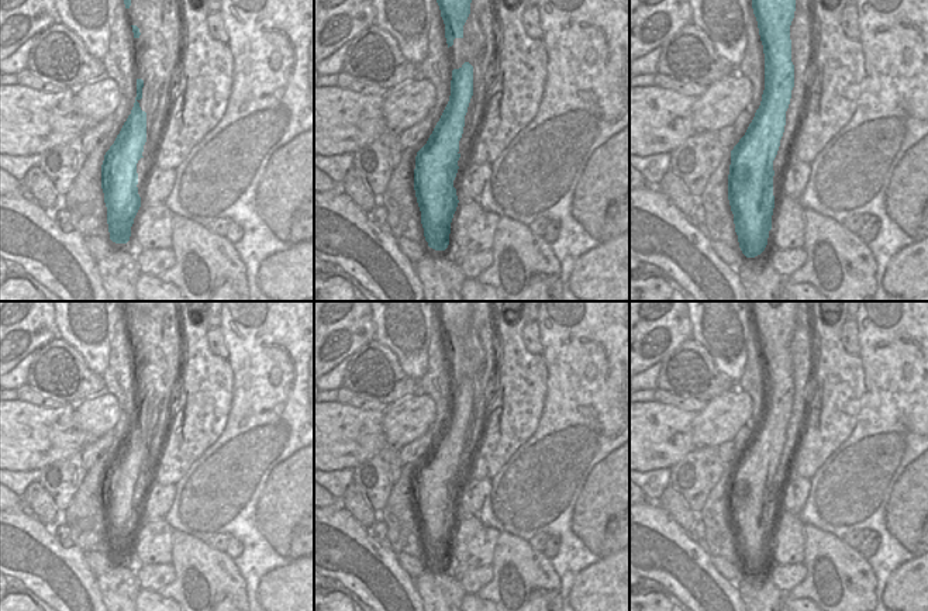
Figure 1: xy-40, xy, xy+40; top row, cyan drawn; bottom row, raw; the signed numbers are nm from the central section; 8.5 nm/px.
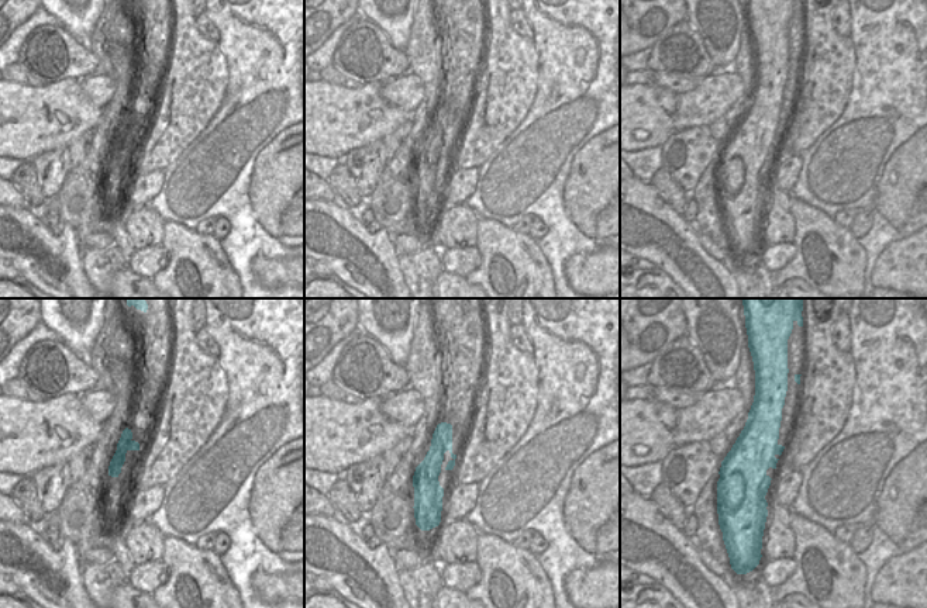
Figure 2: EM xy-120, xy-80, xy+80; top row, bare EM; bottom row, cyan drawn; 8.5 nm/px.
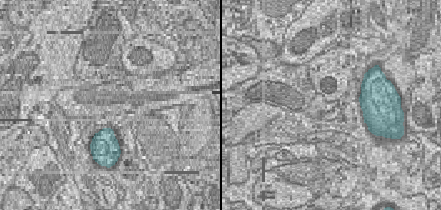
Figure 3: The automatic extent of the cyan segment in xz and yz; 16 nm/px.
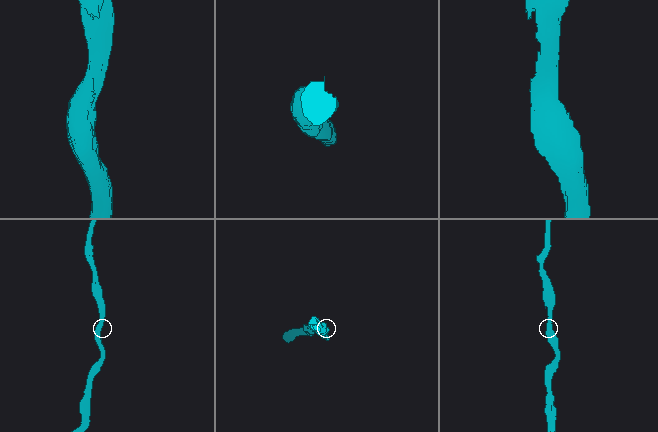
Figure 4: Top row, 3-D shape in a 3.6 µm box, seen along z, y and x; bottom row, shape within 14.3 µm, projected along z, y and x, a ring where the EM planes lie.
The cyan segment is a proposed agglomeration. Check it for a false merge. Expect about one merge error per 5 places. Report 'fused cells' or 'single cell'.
single cell

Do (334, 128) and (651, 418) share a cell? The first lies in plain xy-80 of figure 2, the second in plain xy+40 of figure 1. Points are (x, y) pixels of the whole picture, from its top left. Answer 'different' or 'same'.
same

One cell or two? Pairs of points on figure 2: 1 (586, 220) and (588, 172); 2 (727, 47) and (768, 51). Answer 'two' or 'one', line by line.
1: one
2: two

